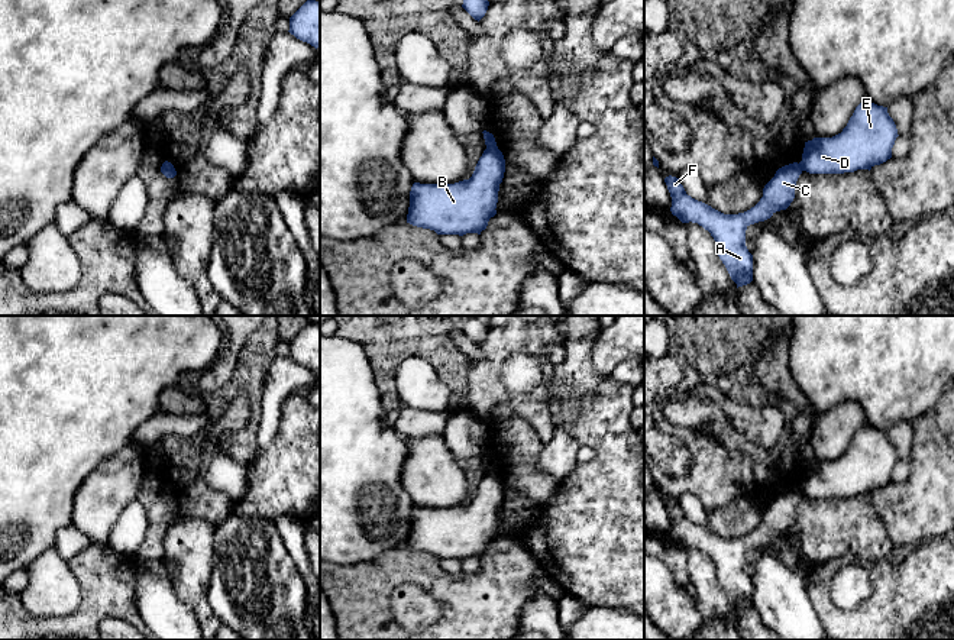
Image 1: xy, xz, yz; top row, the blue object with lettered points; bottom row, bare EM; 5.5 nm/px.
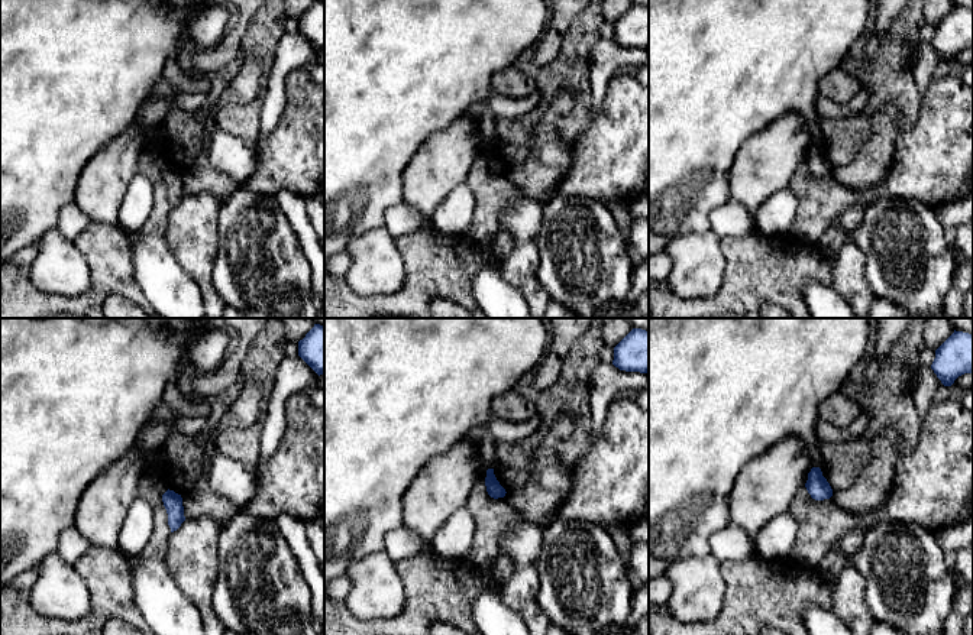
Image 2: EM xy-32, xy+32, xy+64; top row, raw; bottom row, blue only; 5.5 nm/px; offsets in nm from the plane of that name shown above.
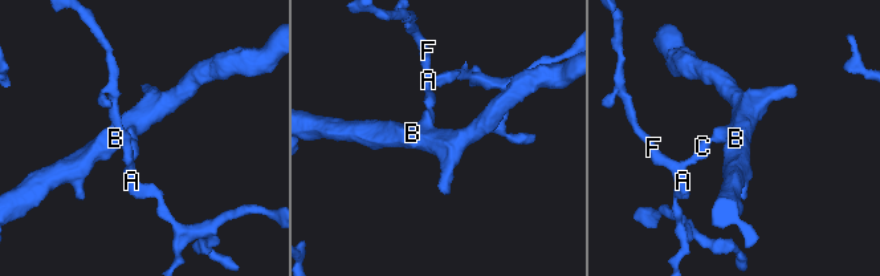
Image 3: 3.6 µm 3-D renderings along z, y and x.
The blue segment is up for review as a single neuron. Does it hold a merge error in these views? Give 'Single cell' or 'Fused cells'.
Fused cells

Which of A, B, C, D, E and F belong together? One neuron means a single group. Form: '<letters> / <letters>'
A C F / B D E

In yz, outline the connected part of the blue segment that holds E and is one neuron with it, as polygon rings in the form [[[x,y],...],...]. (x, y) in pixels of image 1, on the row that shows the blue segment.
[[[866,98],[856,107],[841,133],[805,142],[799,165],[809,174],[870,171],[892,158],[898,136],[887,107]]]

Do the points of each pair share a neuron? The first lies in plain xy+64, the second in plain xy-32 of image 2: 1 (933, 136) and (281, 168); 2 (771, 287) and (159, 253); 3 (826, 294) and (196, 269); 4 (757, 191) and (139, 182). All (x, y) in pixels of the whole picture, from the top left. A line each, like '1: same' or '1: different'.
1: same
2: different
3: different
4: different

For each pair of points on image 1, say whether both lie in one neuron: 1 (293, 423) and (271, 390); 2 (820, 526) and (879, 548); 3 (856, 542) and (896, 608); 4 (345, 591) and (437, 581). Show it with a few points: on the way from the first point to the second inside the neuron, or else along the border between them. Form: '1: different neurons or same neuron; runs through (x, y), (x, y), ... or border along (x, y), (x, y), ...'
1: different neurons; border along (297, 390), (281, 404), (280, 426), (274, 438)
2: same neuron; runs through (834, 527), (853, 527), (864, 537)
3: different neurons; border along (888, 558), (833, 559)
4: same neuron; runs through (368, 585), (384, 574), (414, 574)

